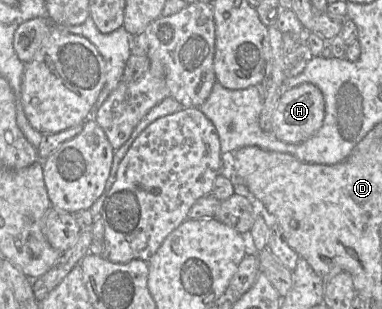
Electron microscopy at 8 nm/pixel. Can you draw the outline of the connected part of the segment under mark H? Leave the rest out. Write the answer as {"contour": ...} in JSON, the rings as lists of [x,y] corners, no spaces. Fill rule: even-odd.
{"contour":[[[315,85],[284,89],[273,114],[272,133],[286,143],[301,143],[320,129],[324,116],[324,97]]]}

